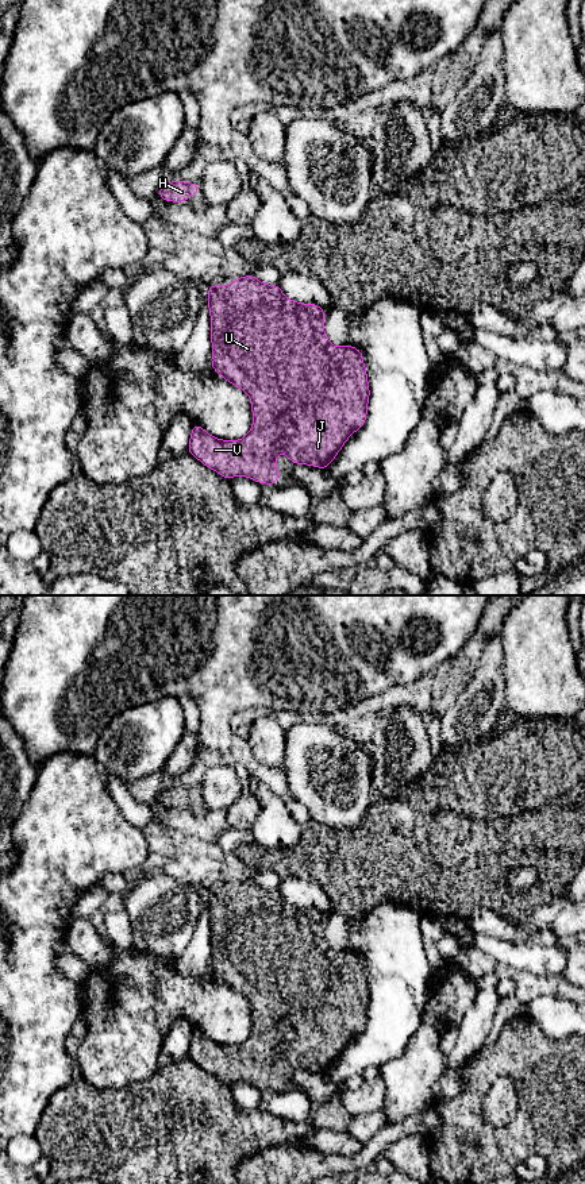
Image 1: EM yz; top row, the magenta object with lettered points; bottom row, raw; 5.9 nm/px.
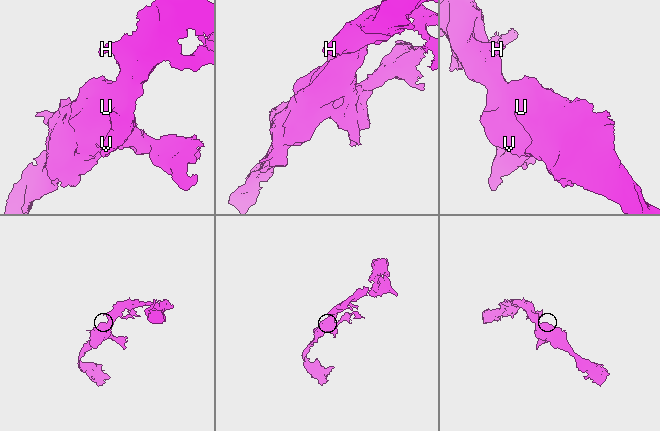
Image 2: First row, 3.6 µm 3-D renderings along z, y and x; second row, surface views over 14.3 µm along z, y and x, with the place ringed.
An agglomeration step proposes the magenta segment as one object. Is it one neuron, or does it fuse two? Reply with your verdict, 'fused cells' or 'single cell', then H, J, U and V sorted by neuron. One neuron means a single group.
single cell; groups H J U V

